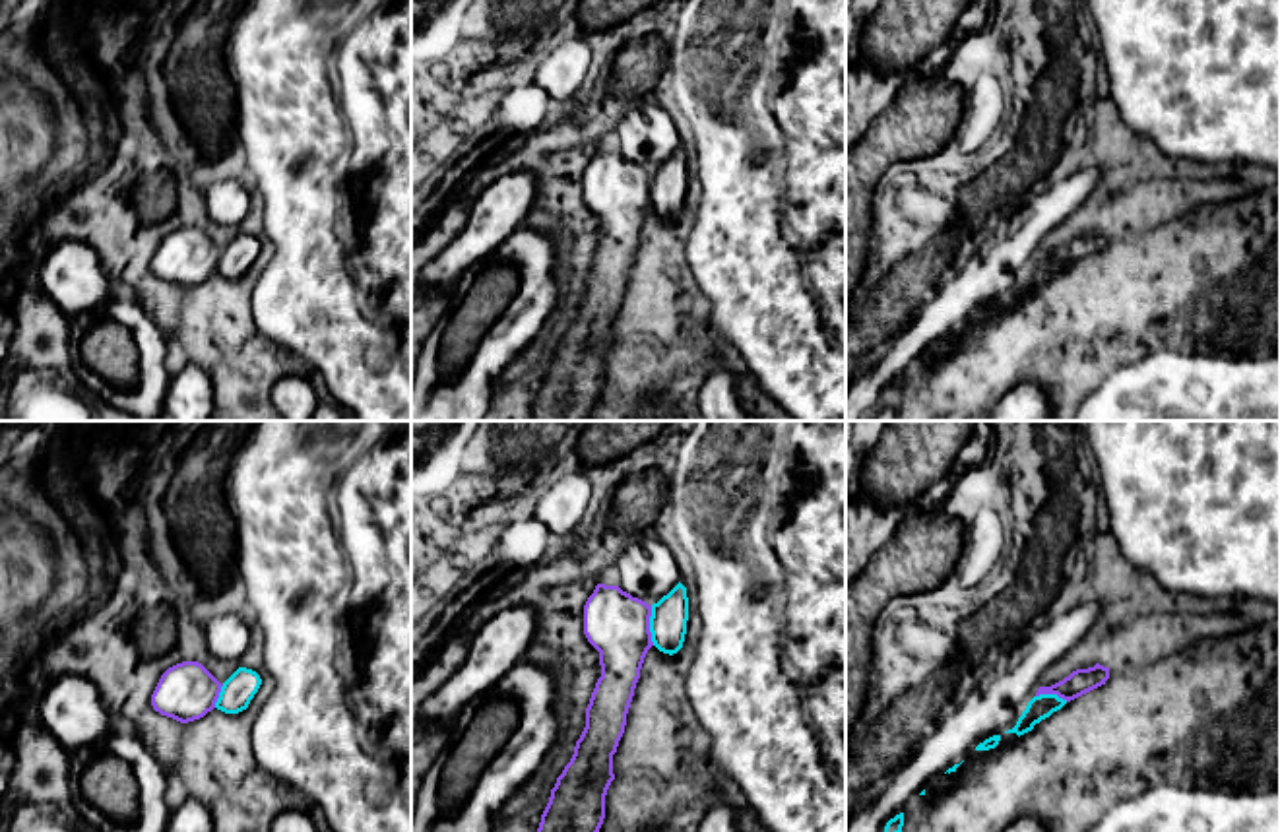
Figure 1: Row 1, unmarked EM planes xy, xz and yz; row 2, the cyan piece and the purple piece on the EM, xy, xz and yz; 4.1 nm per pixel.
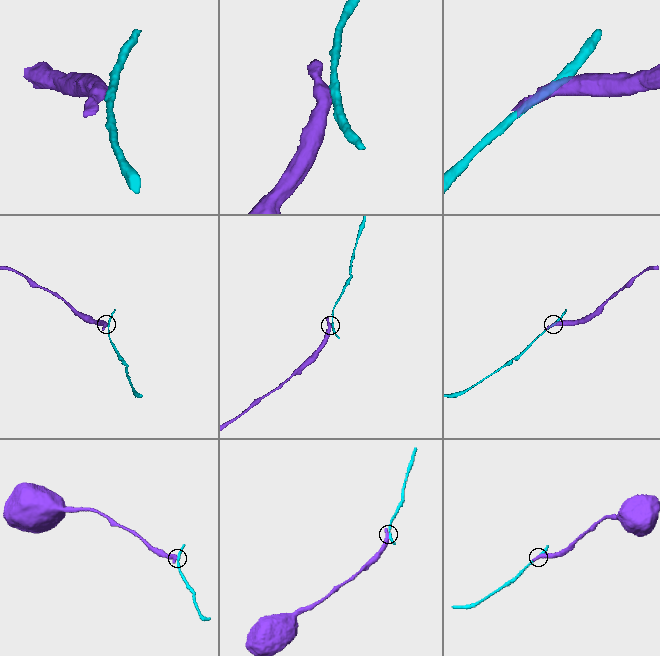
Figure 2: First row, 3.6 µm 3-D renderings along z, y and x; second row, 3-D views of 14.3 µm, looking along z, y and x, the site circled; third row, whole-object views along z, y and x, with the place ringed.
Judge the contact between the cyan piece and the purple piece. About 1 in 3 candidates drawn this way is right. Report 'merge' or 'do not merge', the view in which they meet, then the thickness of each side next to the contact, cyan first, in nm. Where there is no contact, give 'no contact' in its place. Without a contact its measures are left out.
do not merge; contact in xz; calibres 160 and 280 nm

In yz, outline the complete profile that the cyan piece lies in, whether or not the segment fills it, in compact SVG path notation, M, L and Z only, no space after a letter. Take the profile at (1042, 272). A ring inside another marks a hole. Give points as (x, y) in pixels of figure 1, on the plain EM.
M1040 260L1034 262L1022 281L1018 283L1016 291L1005 299L1016 299L1018 303L1032 297L1036 289L1049 283L1053 277L1061 275L1067 266L1059 264L1057 260Z

